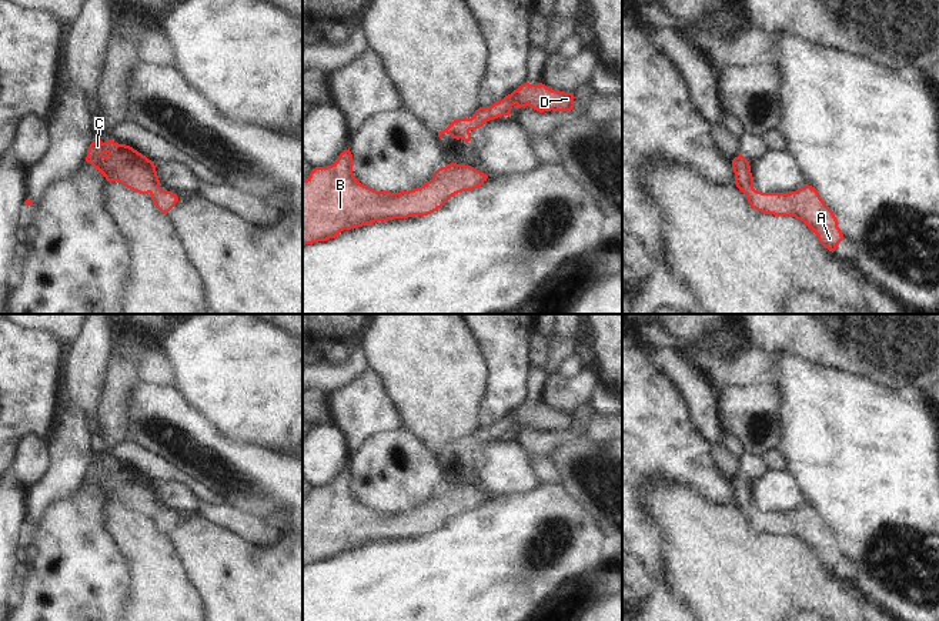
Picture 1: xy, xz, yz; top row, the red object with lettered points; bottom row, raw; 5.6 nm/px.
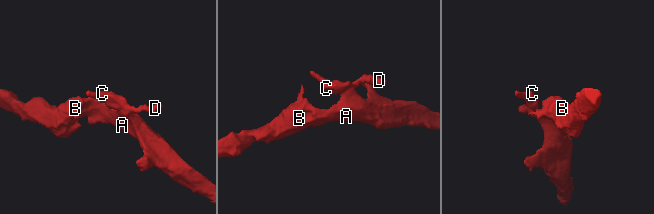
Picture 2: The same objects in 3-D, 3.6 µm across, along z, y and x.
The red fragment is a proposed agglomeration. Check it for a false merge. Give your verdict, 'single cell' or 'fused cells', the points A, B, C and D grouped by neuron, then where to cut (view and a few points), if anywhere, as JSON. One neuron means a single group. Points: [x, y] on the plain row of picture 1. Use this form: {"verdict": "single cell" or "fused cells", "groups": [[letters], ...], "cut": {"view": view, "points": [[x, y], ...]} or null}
{"verdict": "single cell", "groups": [["A", "B", "C", "D"]], "cut": null}

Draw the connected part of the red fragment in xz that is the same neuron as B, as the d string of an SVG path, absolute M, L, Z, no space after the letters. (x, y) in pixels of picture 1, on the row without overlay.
M344 470L334 484L315 487L303 500L303 565L375 541L428 535L452 515L481 507L487 498L471 485L451 483L414 510L377 511L355 498L352 474Z

